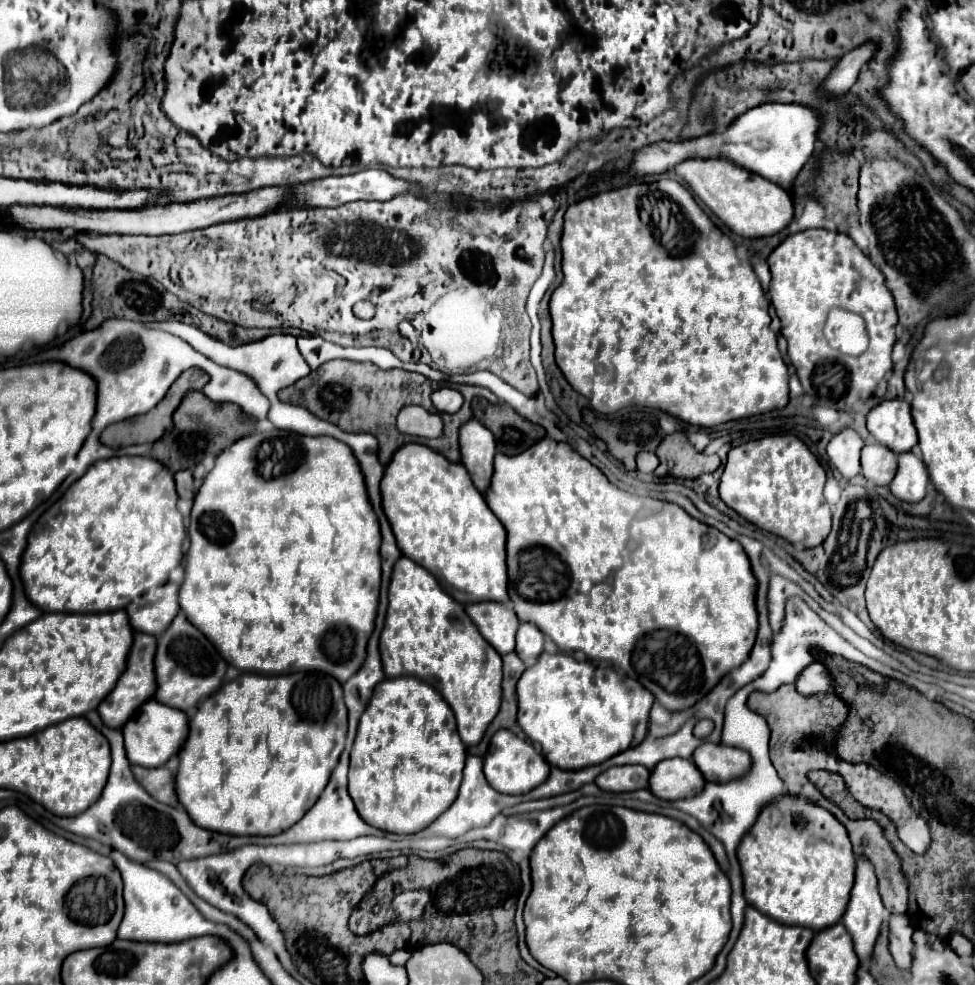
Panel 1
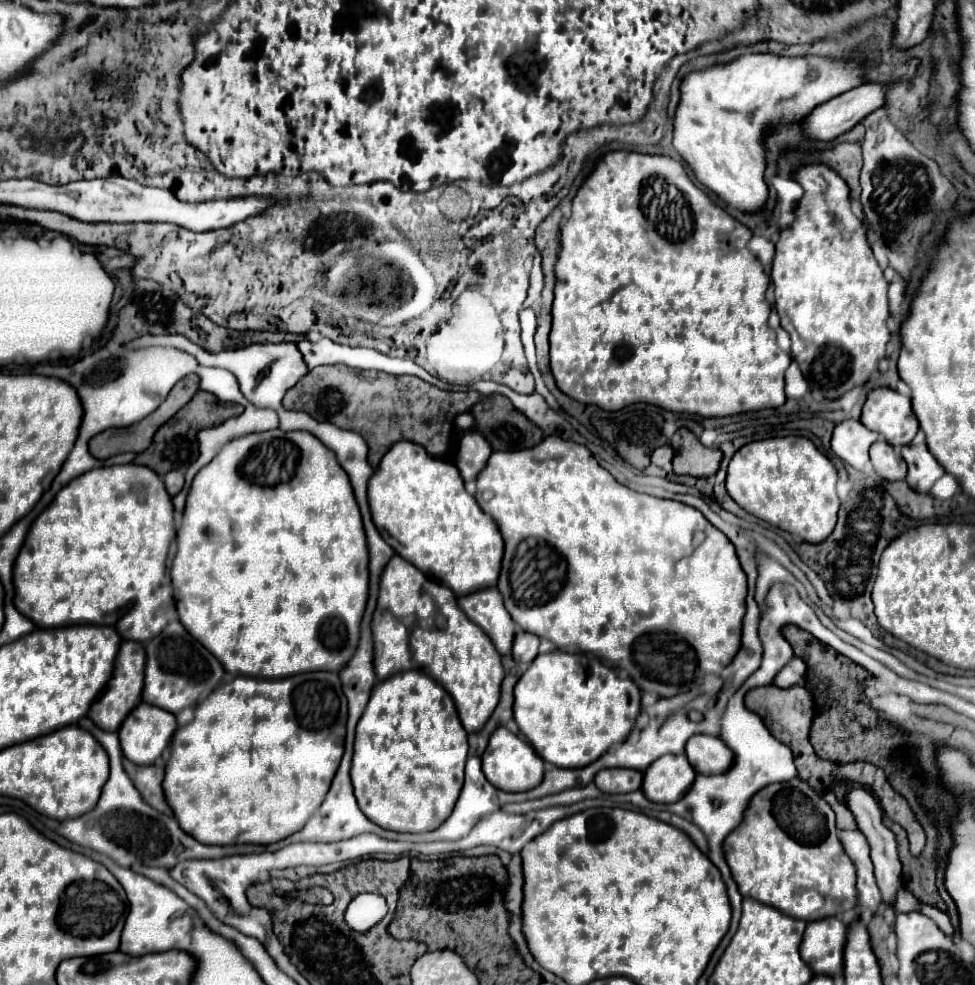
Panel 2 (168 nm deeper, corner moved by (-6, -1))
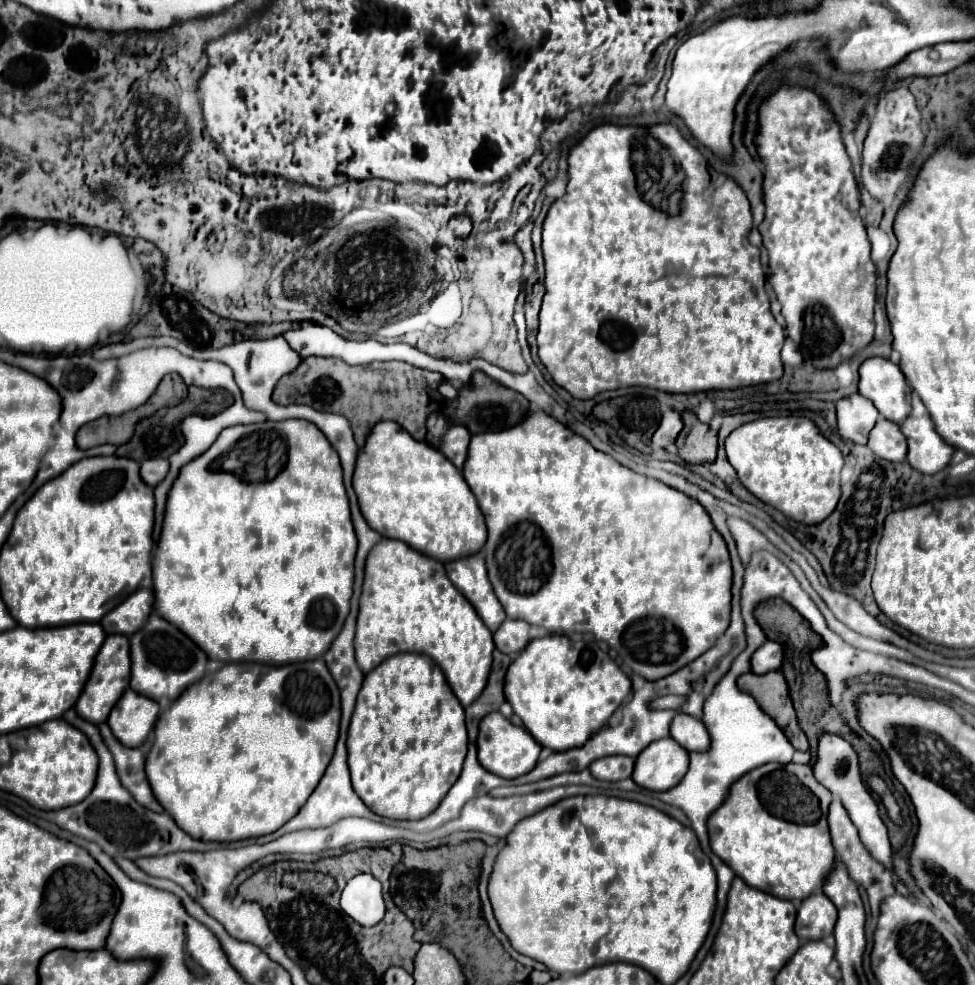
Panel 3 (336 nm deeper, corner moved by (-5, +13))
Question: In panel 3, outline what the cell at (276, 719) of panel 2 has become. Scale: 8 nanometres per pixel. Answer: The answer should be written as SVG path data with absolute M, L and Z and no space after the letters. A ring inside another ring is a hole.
M324 660L286 664L286 666L266 666L266 664L224 664L218 672L206 674L198 684L192 684L172 702L172 706L162 712L154 726L154 742L150 752L146 754L146 776L150 776L150 784L154 784L154 796L162 808L174 816L174 822L190 836L206 842L236 842L246 838L258 838L276 832L284 826L308 800L308 796L318 786L326 766L332 760L334 746L338 740L338 724L340 724L340 692L330 676Z

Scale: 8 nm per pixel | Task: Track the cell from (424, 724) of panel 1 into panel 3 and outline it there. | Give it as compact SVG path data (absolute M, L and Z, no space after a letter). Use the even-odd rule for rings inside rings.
M394 654L366 674L348 730L348 766L354 792L378 816L418 820L434 812L458 780L467 748L464 708L430 656Z

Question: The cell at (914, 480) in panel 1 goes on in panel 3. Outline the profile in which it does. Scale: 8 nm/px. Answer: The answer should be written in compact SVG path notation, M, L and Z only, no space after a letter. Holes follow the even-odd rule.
M928 414L920 418L908 416L900 426L908 440L906 460L912 468L920 470L922 474L936 474L948 466L954 454L954 446L942 440L942 436L934 430L932 418Z

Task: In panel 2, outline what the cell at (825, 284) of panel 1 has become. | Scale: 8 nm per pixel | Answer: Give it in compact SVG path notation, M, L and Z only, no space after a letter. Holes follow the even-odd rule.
M827 166L801 168L797 172L797 182L805 188L805 196L795 208L797 220L791 224L791 228L781 232L781 238L775 244L771 270L775 302L781 326L791 336L791 354L807 378L809 388L821 390L825 398L839 400L855 386L863 386L871 374L879 370L879 362L887 358L889 284L867 244L861 220L851 210L847 184Z

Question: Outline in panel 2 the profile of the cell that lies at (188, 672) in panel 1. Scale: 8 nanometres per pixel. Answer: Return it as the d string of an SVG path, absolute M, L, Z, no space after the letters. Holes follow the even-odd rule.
M173 620L165 626L165 630L151 638L145 644L147 650L147 668L145 668L145 686L143 686L143 702L151 702L167 712L181 712L183 708L195 706L205 694L219 686L225 670L219 660L197 642L187 630L183 630L179 620Z

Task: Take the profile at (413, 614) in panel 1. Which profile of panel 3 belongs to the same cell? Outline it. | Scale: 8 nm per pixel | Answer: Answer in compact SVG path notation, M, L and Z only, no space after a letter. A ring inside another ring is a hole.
M382 538L366 558L354 648L364 674L394 652L428 654L446 674L462 706L468 706L486 686L494 640L472 604L450 584L440 560L422 556L400 540Z

